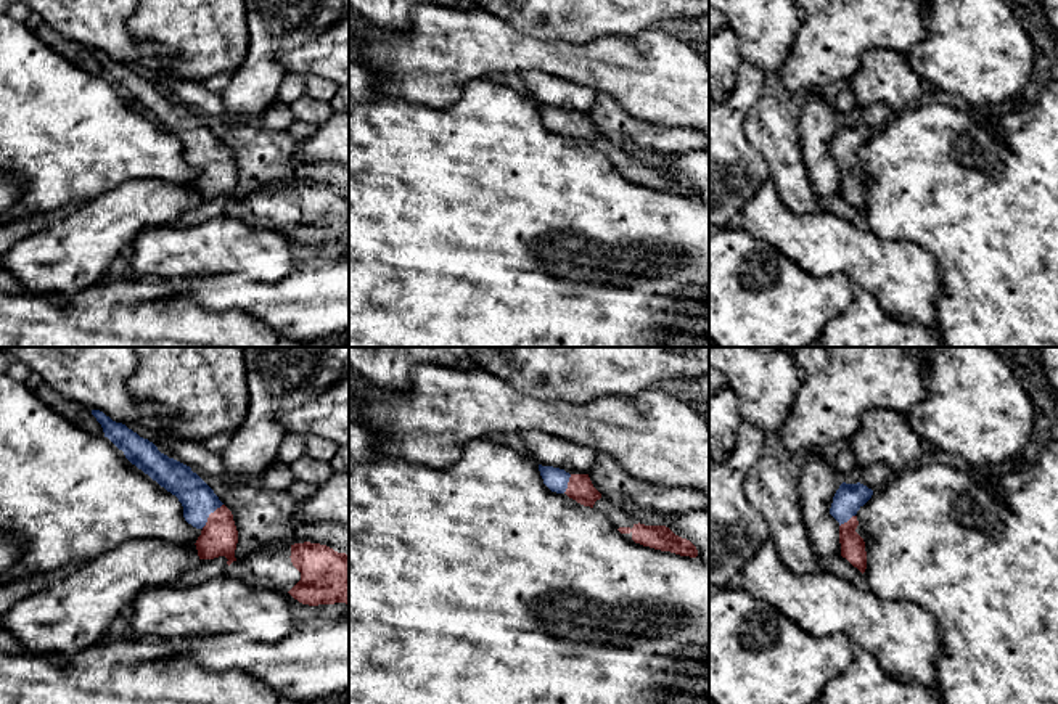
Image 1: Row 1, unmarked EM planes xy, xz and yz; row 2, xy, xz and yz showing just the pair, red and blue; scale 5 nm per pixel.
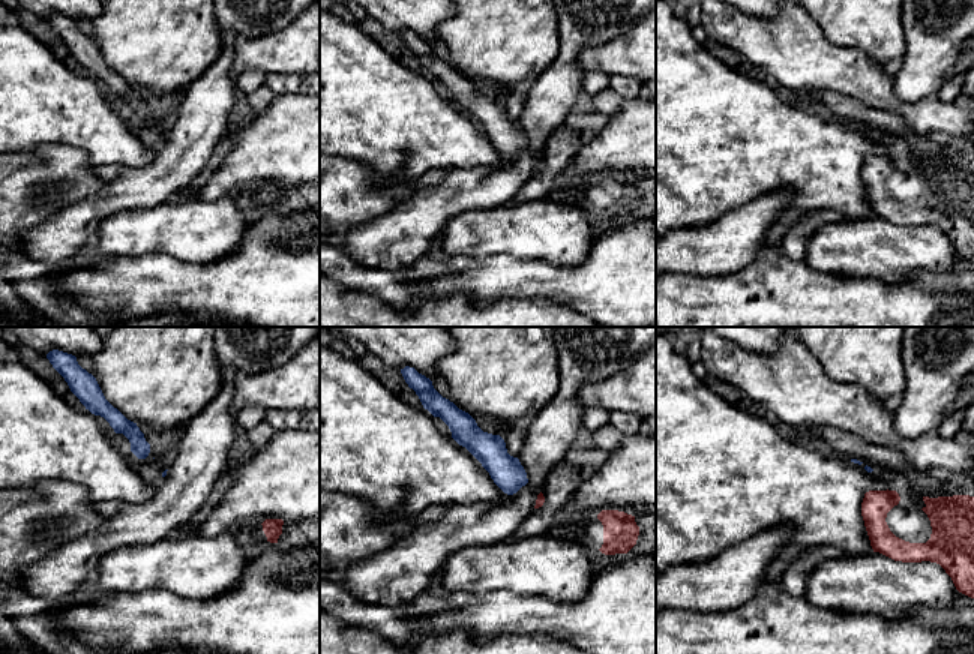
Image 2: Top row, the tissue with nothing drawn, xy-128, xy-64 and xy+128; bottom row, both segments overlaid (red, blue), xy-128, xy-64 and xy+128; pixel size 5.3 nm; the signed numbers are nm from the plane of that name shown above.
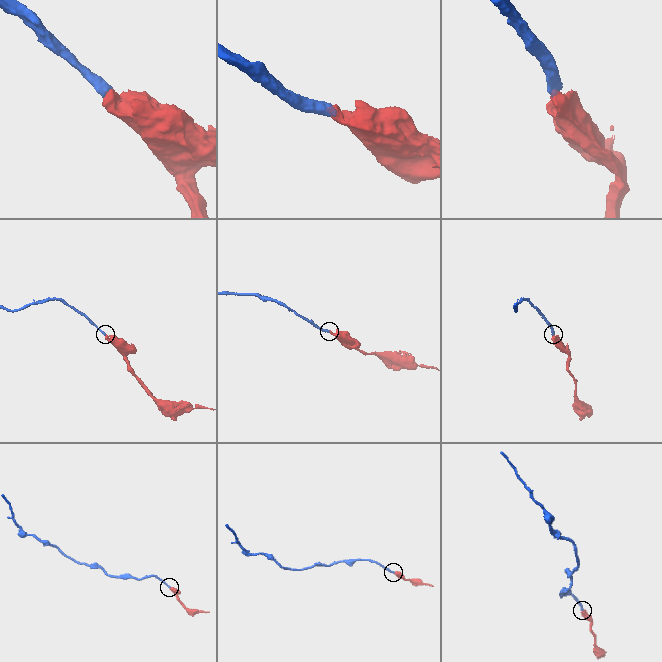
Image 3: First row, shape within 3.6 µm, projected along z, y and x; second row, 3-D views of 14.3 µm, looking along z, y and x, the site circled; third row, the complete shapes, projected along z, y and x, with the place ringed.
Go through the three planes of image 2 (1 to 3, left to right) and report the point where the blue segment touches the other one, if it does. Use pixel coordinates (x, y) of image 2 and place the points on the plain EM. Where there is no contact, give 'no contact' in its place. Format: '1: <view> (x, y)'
1: no contact
2: no contact
3: no contact

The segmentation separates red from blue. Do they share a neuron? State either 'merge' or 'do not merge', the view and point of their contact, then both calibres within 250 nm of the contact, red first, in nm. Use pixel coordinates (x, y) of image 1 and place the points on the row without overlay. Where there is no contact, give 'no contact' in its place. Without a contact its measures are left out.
merge; contact xy (209, 155); calibres 190 and 170 nm

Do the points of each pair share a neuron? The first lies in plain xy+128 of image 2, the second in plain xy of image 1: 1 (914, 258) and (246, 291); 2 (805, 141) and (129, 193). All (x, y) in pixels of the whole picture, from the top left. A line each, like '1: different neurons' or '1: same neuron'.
1: different neurons
2: different neurons

